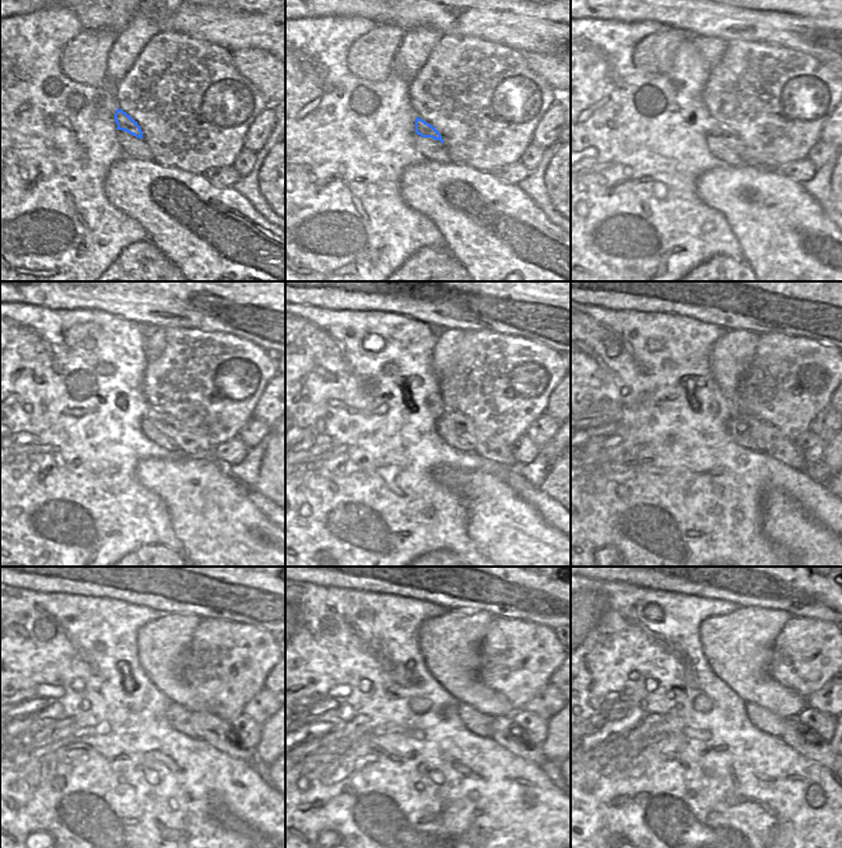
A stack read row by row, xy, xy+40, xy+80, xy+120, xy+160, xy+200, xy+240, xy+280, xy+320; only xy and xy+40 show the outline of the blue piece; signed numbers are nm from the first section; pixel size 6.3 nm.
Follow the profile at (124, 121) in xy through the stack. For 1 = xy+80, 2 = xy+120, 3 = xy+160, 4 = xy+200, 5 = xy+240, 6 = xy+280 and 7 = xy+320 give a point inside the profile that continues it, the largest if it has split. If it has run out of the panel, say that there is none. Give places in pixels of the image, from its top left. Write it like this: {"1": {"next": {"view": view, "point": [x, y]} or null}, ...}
{"1": {"next": {"view": "xy+80", "point": [716, 130]}}, "2": {"next": {"view": "xy+120", "point": [189, 445]}}, "3": {"next": {"view": "xy+160", "point": [485, 446]}}, "4": {"next": {"view": "xy+200", "point": [776, 446]}}, "5": {"next": {"view": "xy+240", "point": [214, 731]}}, "6": {"next": {"view": "xy+280", "point": [503, 731]}}, "7": {"next": {"view": "xy+320", "point": [795, 735]}}}

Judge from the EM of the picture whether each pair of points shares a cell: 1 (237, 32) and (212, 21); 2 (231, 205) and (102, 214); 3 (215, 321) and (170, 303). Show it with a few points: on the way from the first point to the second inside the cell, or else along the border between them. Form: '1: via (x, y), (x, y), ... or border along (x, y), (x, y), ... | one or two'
1: via (231, 29), (218, 26) | one
2: border along (105, 187), (107, 199), (145, 231) | two
3: via (204, 312), (194, 310), (187, 303), (181, 303) | one

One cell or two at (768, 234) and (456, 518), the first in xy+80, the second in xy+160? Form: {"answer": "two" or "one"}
{"answer": "two"}

